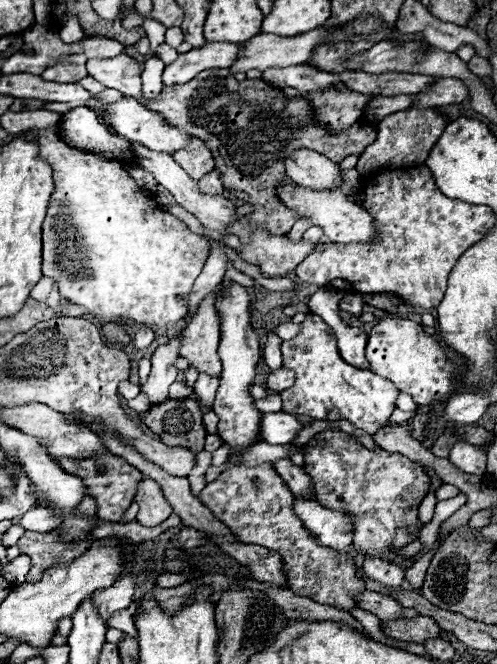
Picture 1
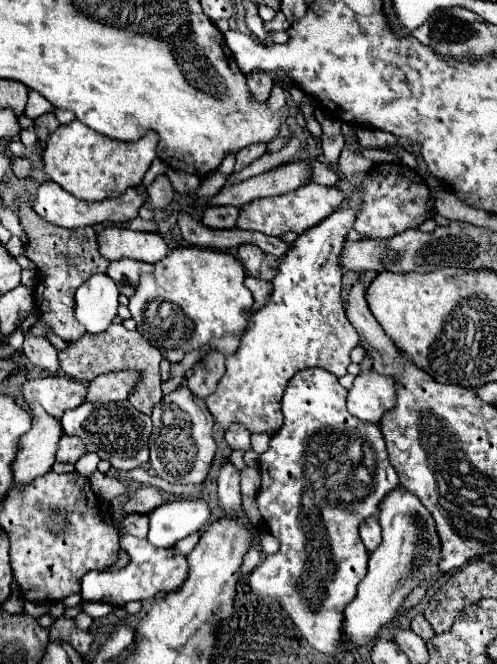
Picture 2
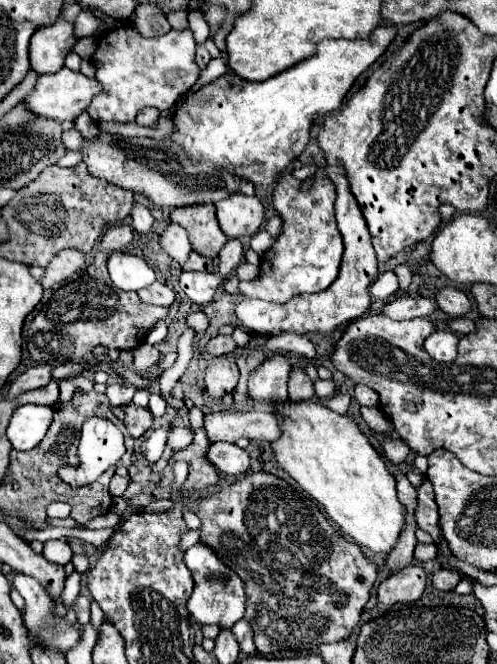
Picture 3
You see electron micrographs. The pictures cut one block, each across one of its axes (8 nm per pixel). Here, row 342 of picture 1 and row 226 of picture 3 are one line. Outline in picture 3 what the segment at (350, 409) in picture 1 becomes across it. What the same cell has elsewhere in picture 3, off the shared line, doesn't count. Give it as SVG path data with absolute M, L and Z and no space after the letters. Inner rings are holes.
M284 172L274 184L272 206L282 218L282 234L262 256L260 274L254 280L238 284L242 296L286 304L296 294L322 292L336 280L344 252L334 220L336 190L326 176L314 176L308 190L302 190L302 186L304 182L296 180L292 172Z

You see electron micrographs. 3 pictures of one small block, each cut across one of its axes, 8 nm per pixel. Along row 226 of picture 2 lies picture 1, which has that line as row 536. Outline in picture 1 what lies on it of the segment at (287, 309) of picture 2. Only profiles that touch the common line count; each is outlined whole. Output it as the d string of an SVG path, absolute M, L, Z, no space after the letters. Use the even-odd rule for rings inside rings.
M294 500L294 514L322 546L342 550L352 544L354 518L350 514L322 508L312 500Z

